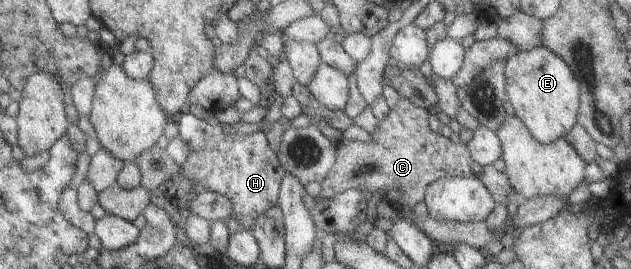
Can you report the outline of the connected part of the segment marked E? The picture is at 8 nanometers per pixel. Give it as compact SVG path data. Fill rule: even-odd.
M544 45L531 50L516 51L508 57L505 63L505 90L507 101L510 101L514 107L516 116L520 118L531 136L541 144L564 138L566 133L577 124L580 84L568 64Z

